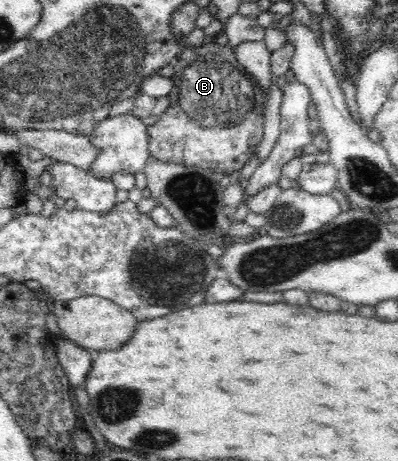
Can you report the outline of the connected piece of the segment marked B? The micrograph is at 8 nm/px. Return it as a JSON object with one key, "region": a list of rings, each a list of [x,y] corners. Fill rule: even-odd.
{"region":[[[216,41],[181,50],[171,65],[174,66],[171,77],[174,86],[168,93],[168,109],[158,116],[155,124],[146,127],[150,155],[165,163],[209,169],[221,177],[240,171],[263,139],[262,93],[255,78],[238,63],[233,48],[228,44],[221,47]]]}

